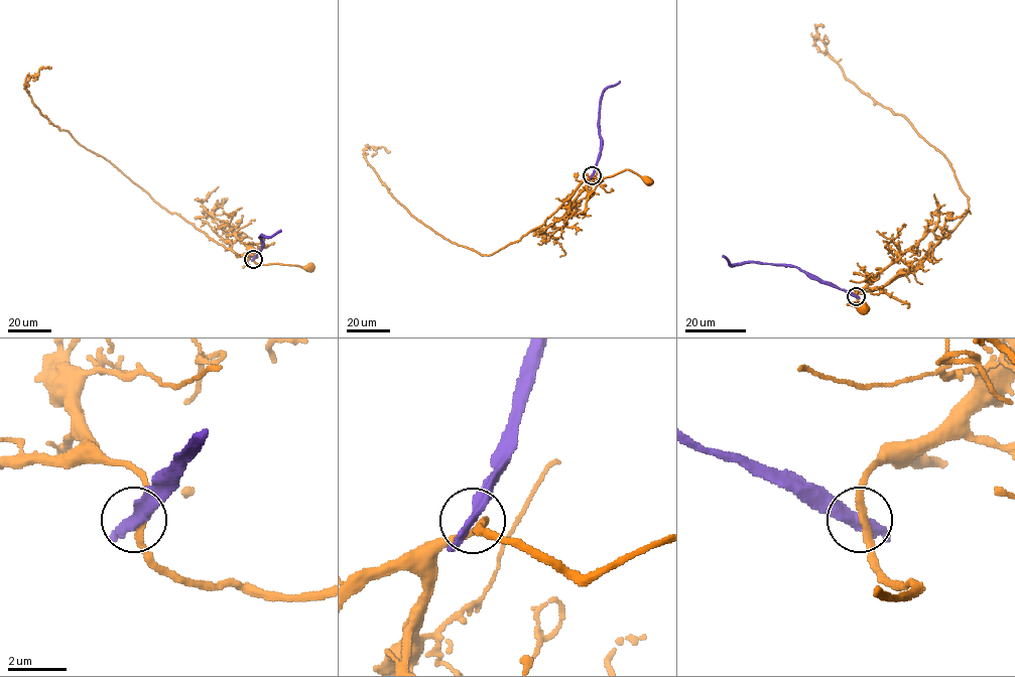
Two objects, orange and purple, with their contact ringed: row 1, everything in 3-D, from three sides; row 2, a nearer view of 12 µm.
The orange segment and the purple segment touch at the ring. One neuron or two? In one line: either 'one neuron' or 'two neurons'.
two neurons

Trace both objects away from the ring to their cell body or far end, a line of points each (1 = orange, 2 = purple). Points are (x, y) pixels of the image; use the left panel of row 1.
1: (253, 259), (262, 264), (308, 267)
2: (253, 259), (261, 249), (260, 237), (281, 231)

